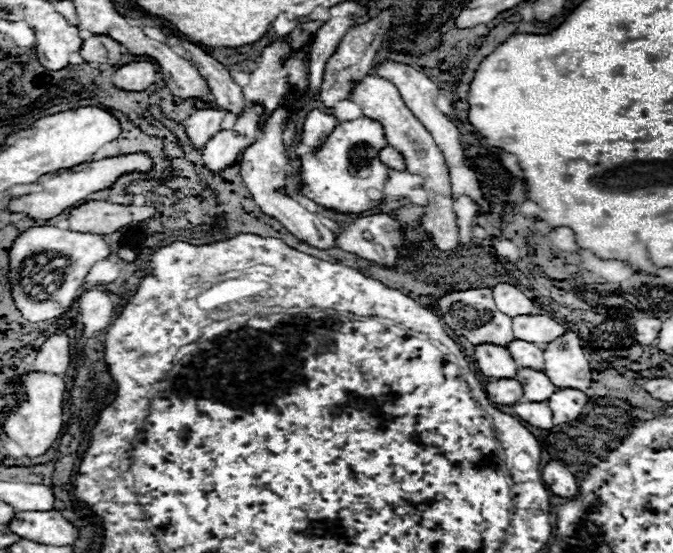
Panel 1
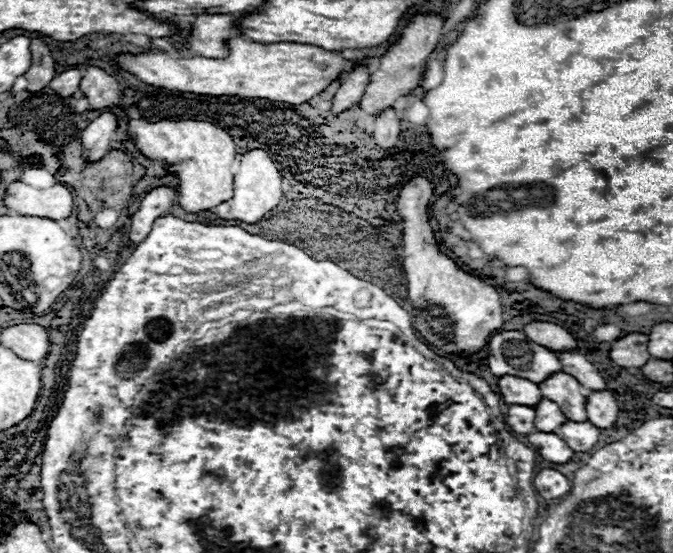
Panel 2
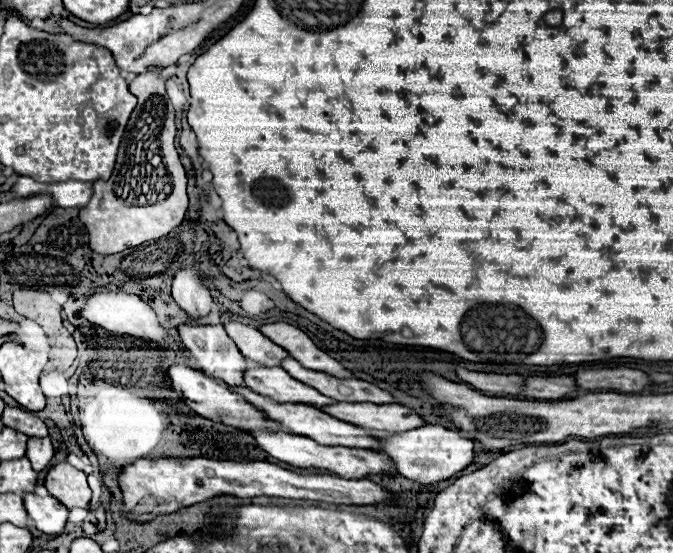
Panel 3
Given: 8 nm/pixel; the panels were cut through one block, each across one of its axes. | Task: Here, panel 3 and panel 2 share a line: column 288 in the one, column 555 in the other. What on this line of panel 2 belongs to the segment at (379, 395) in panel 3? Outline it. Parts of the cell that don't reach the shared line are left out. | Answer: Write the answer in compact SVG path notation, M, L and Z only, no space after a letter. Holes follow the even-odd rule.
M496 332L490 338L490 354L488 354L488 366L494 376L520 376L528 378L534 384L544 382L552 374L562 372L560 360L554 356L554 352L548 352L548 348L542 348L540 344L534 344L532 340L526 338L524 332Z

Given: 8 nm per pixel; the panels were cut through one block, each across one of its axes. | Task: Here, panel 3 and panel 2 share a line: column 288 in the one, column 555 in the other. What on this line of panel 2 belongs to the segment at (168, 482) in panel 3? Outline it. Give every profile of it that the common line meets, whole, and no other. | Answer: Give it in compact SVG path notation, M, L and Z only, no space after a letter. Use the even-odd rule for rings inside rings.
M540 470L534 478L534 488L536 492L546 498L546 500L552 500L552 498L562 498L568 490L570 490L570 482L566 480L564 474L556 472L556 470Z

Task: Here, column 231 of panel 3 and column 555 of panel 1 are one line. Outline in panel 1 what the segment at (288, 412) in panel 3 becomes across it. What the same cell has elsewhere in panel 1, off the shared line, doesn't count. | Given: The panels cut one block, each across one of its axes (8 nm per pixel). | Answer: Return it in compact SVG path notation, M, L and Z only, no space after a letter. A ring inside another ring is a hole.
M518 368L516 380L520 380L524 388L526 400L548 400L548 396L556 390L556 386L550 382L550 378L534 368Z

